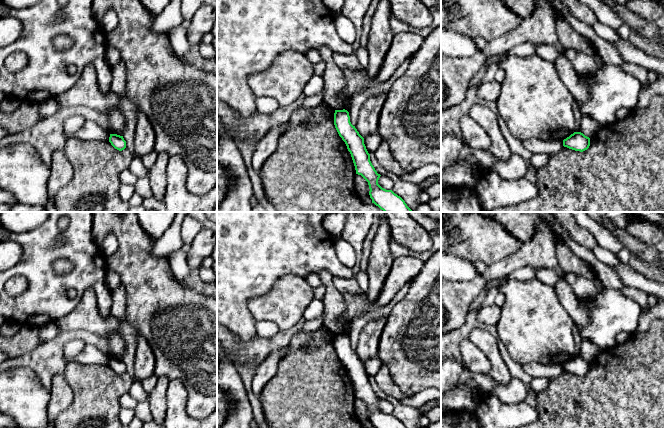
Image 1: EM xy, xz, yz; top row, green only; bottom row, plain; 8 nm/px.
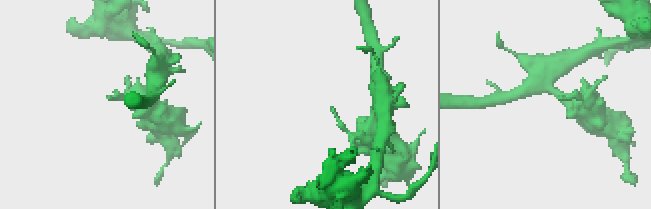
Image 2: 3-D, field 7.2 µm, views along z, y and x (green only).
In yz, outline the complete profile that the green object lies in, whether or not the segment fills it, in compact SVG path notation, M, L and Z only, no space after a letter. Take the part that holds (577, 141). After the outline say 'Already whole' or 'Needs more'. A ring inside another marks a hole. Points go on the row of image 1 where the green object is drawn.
M574 132L563 140L563 146L569 149L583 152L590 146L590 138L581 132Z. Already whole

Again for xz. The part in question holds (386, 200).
M335 110L334 125L351 154L356 174L361 175L368 182L372 203L384 212L413 212L400 196L378 184L381 175L372 165L364 138L351 124L347 110Z. Already whole

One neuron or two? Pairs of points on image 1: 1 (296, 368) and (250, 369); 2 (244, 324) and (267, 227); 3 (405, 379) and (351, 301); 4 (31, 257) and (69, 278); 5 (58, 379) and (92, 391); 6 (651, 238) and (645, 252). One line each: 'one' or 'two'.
1: two
2: one
3: two
4: one
5: two
6: two

